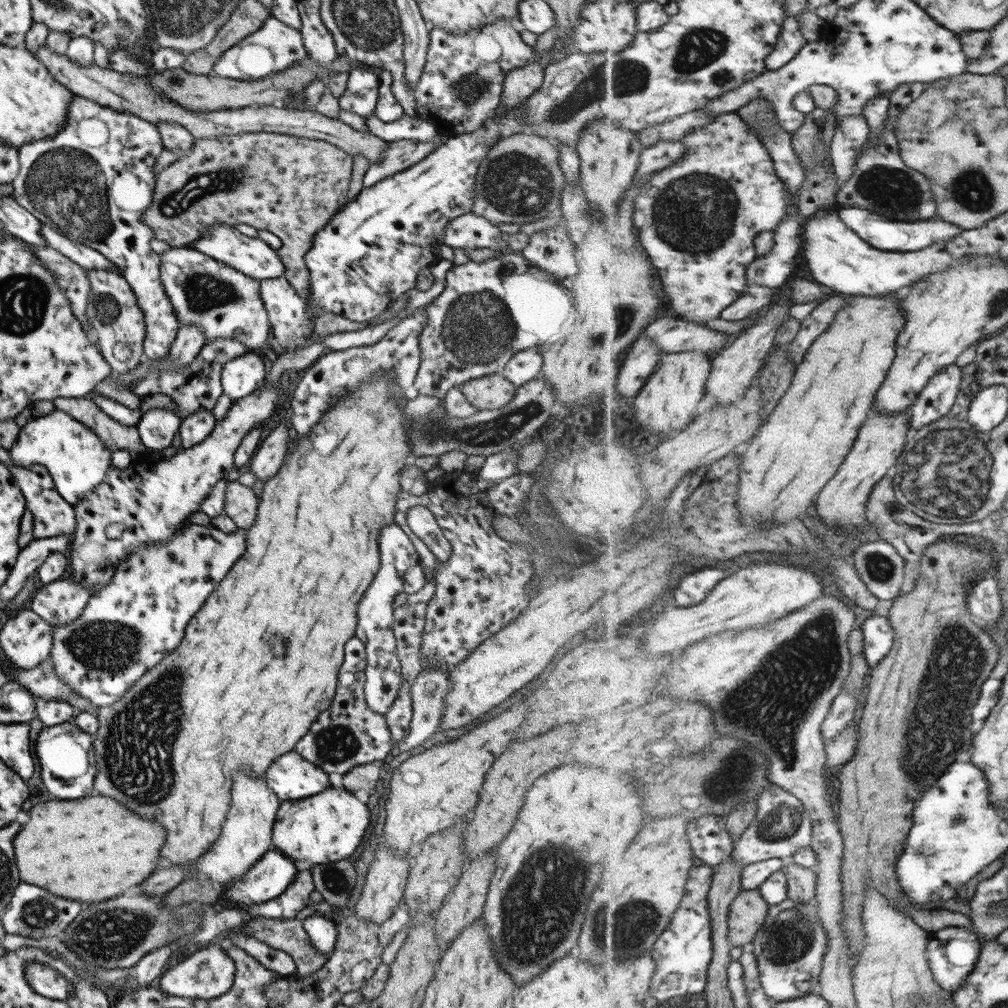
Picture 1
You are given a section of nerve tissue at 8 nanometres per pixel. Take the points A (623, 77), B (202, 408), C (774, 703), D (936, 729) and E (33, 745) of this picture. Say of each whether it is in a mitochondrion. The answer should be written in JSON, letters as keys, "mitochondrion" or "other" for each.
{"A":"mitochondrion","B":"other","C":"mitochondrion","D":"mitochondrion","E":"other"}

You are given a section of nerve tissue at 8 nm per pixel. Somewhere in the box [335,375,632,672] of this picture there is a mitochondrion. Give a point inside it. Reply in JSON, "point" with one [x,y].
{"point":[433,429]}

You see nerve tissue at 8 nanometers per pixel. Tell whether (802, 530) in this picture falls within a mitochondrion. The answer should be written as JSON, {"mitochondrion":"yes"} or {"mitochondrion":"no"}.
{"mitochondrion":"no"}

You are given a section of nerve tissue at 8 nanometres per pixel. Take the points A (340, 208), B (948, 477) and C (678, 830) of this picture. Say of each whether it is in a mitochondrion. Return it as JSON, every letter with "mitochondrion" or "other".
{"A":"other","B":"mitochondrion","C":"other"}

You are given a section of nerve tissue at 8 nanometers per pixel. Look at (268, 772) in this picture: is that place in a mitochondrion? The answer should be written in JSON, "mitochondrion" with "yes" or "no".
{"mitochondrion":"no"}

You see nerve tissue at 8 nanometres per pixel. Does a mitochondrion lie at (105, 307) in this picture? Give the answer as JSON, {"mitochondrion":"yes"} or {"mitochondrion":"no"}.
{"mitochondrion":"yes"}

